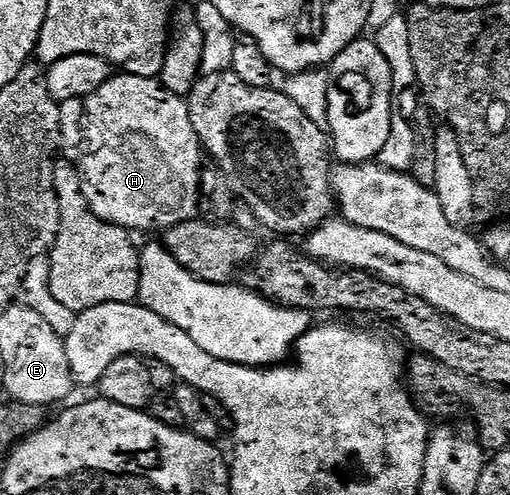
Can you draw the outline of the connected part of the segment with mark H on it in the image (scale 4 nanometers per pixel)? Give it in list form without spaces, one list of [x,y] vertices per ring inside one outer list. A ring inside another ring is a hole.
[[[113,73],[110,74],[106,83],[99,85],[99,89],[95,89],[93,93],[88,95],[83,101],[84,151],[85,156],[82,157],[81,161],[79,160],[81,188],[83,189],[83,197],[87,201],[89,208],[95,213],[95,217],[99,217],[111,225],[119,225],[123,230],[130,233],[138,233],[137,231],[158,231],[158,233],[164,233],[175,225],[187,222],[188,219],[198,218],[197,197],[202,192],[203,170],[201,171],[201,159],[203,160],[203,148],[197,140],[195,129],[191,125],[188,102],[182,96],[173,95],[170,91],[165,90],[157,79]]]

